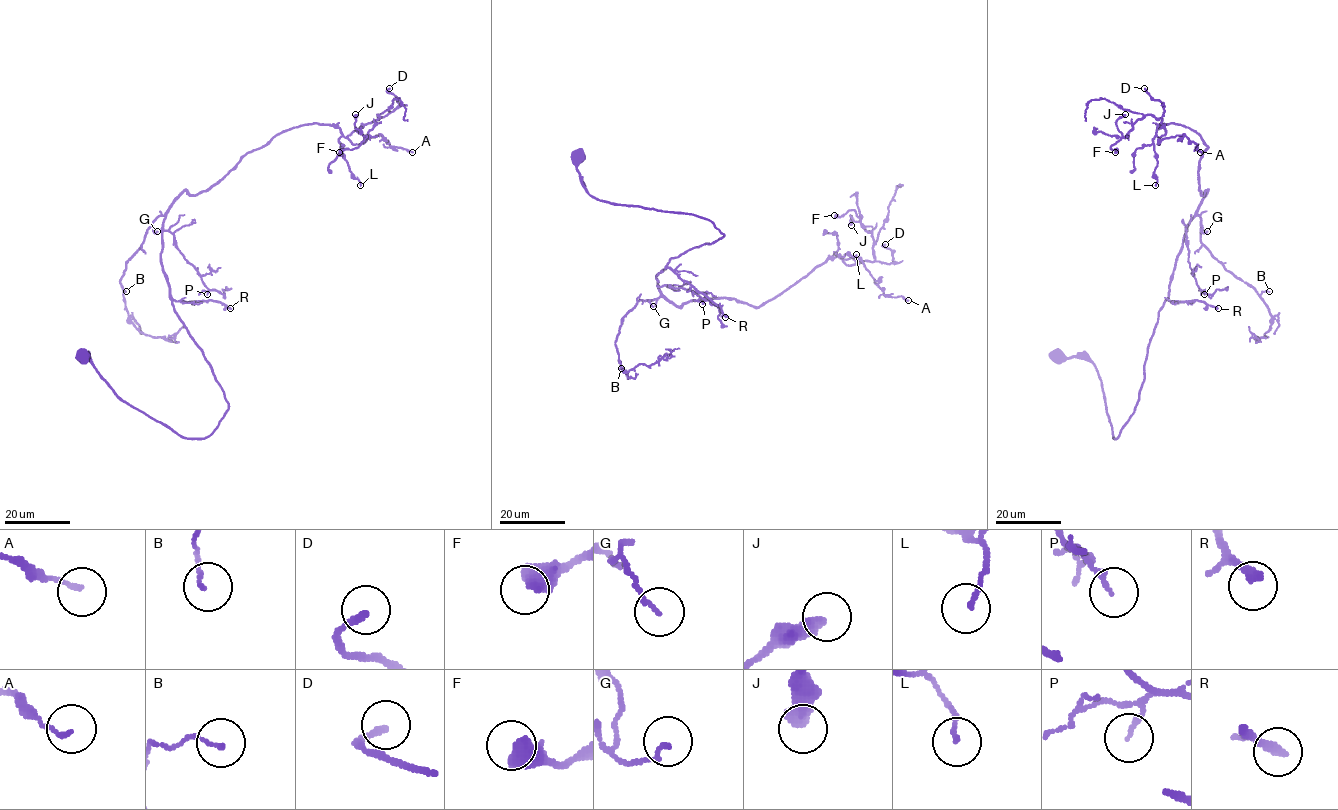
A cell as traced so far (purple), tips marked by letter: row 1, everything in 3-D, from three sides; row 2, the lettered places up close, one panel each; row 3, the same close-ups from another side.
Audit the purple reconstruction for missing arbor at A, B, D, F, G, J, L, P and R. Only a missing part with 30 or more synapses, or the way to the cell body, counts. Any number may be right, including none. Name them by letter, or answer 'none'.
R

